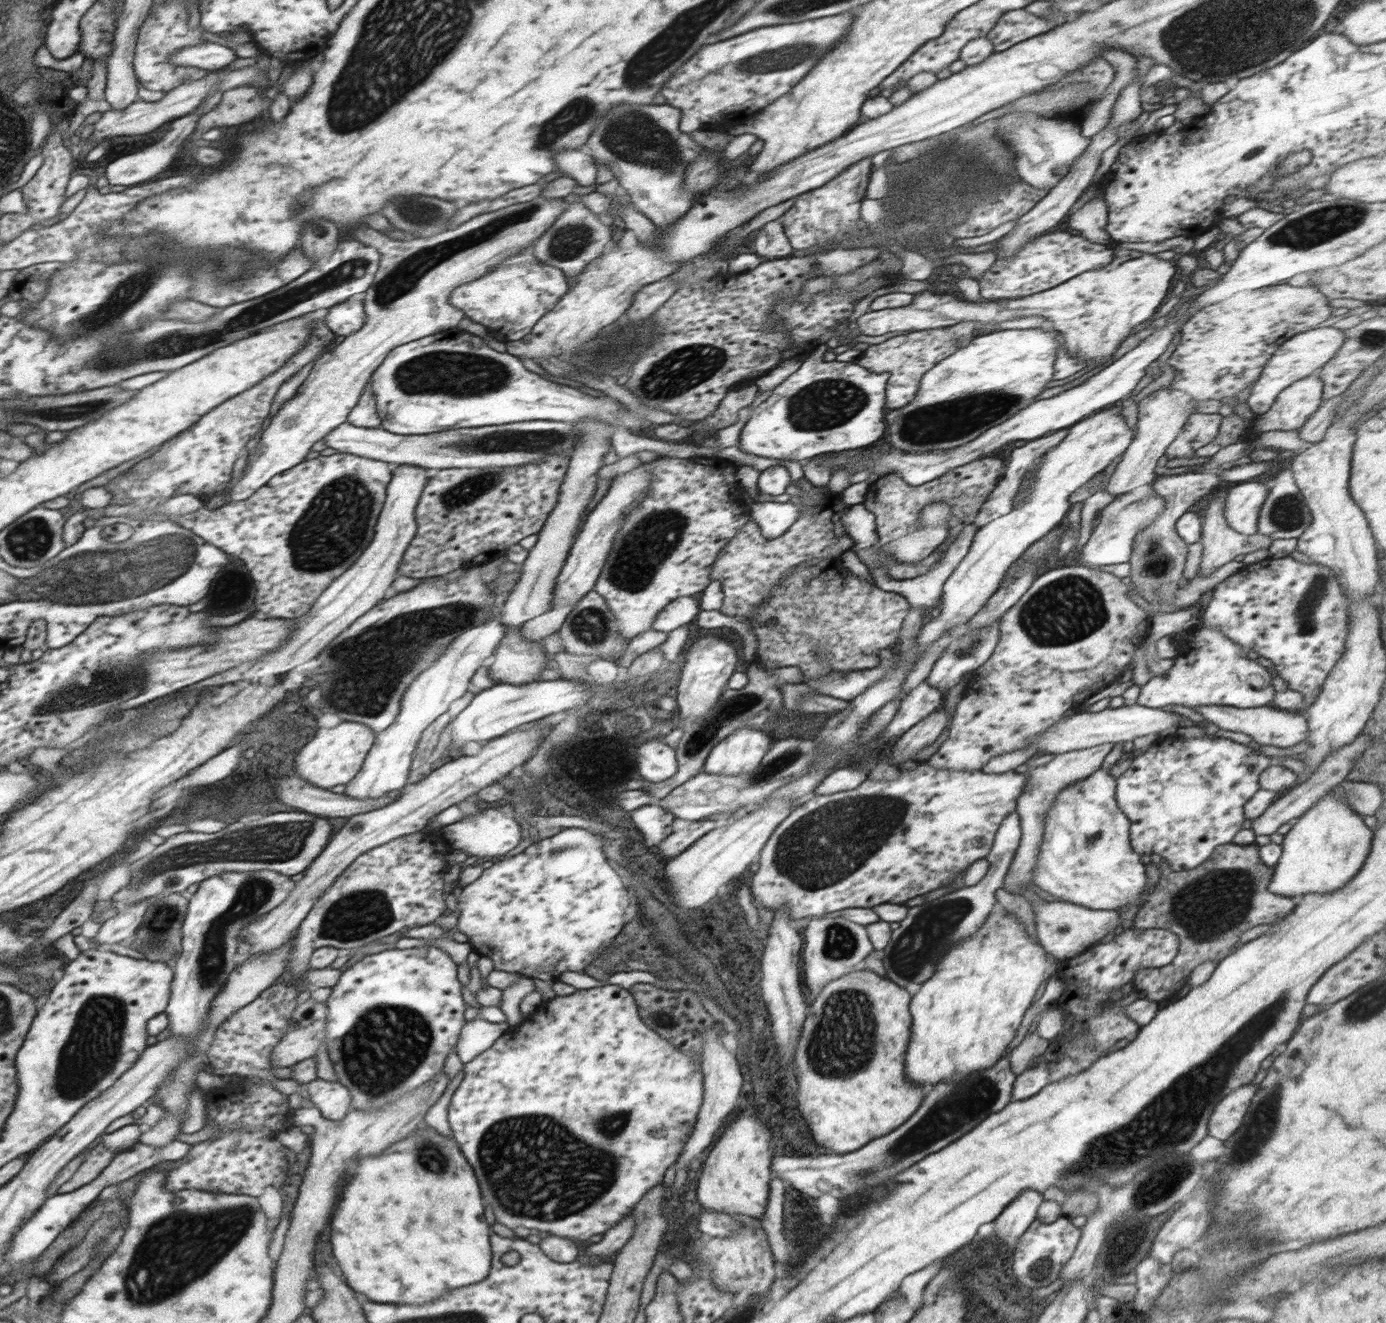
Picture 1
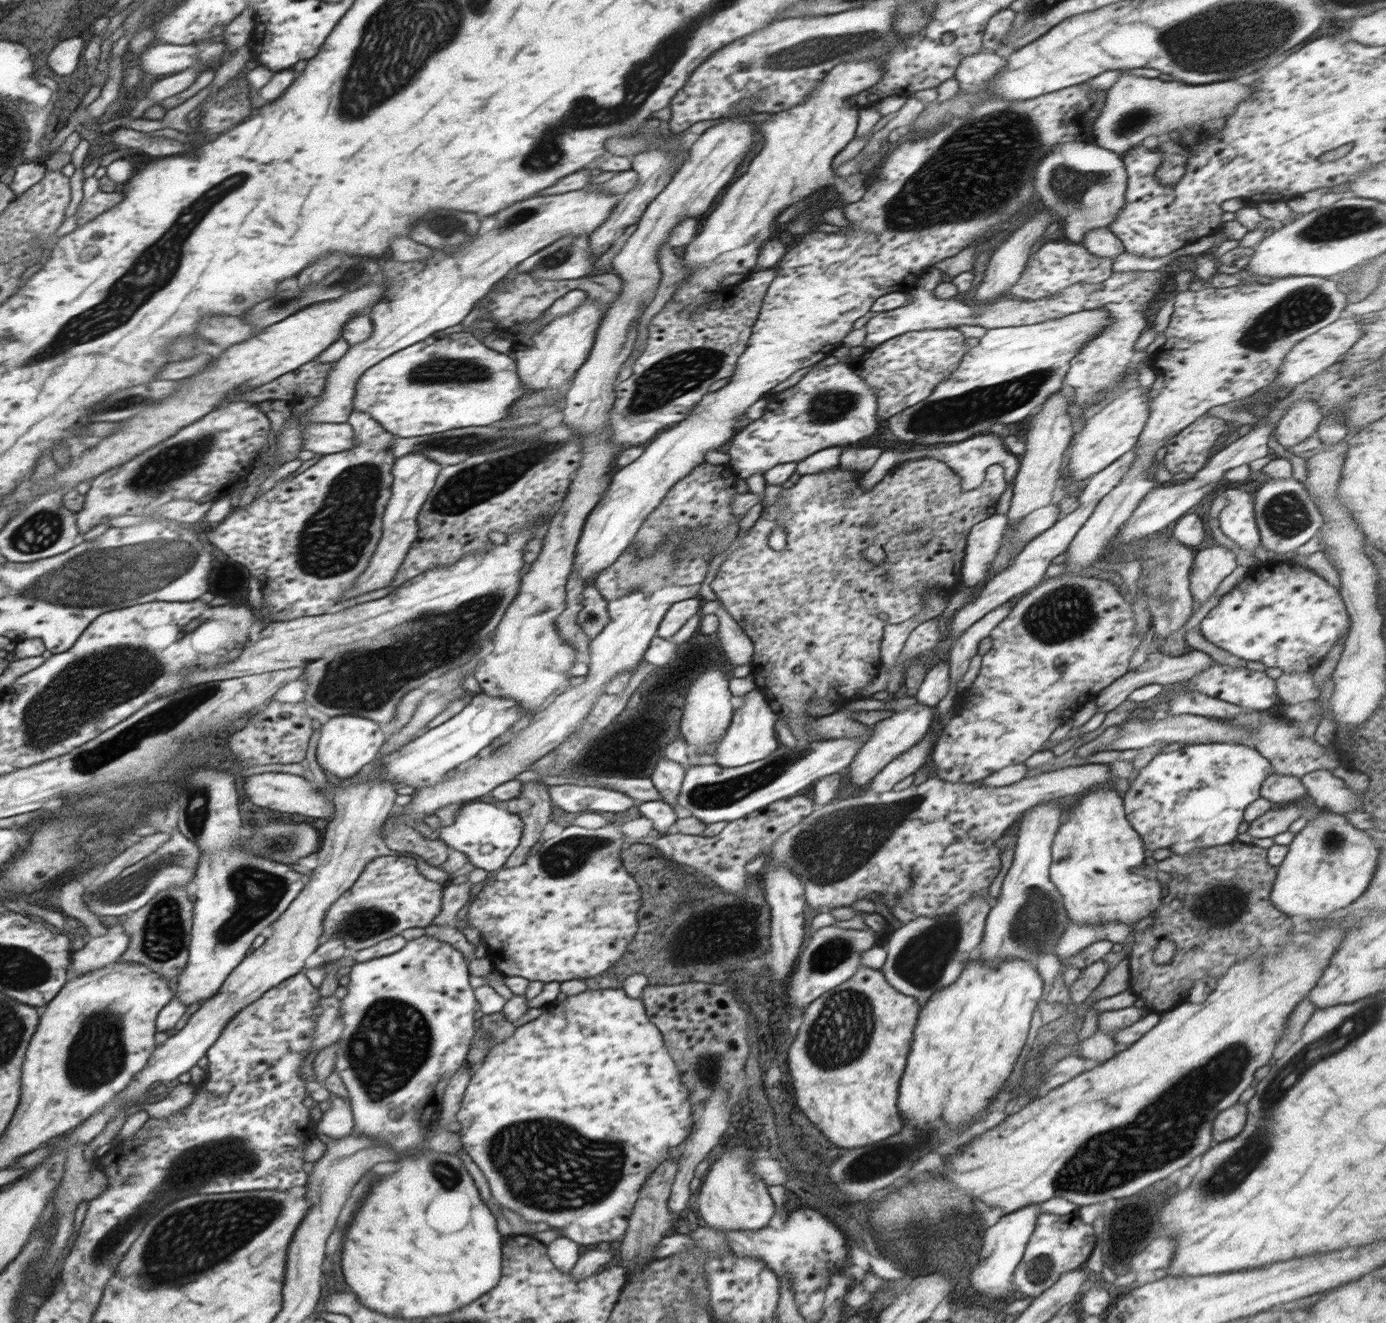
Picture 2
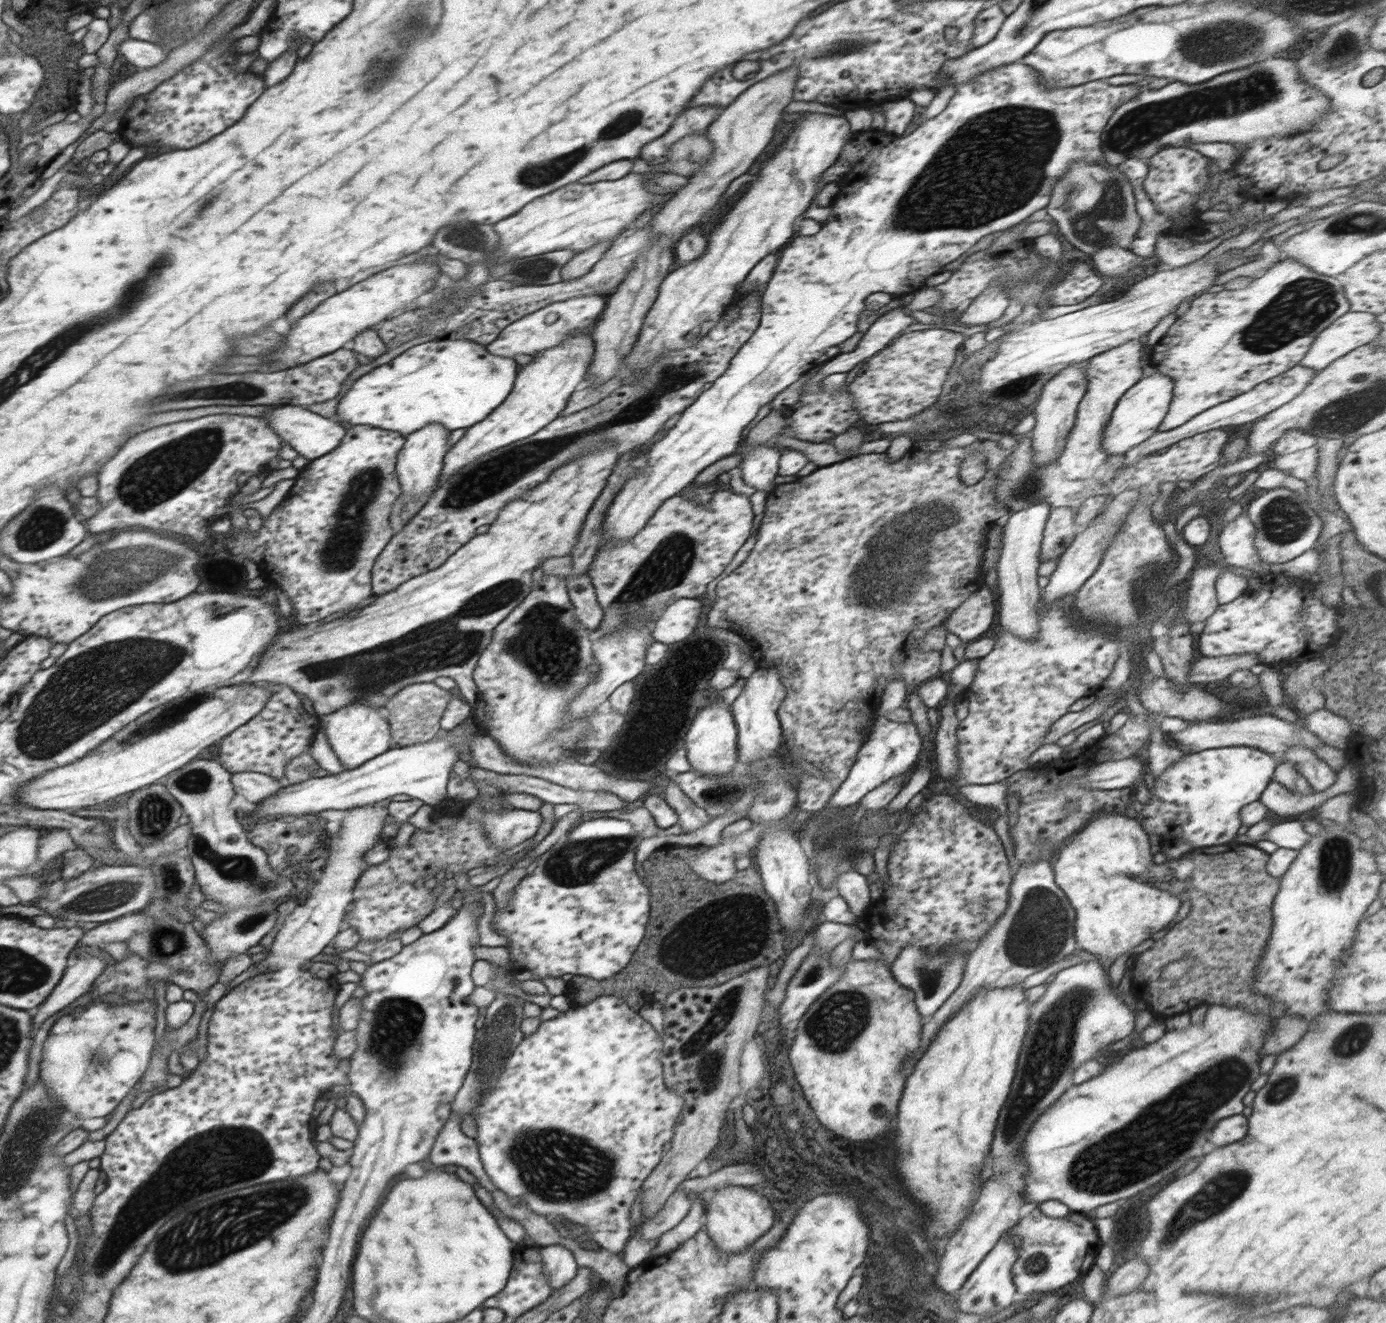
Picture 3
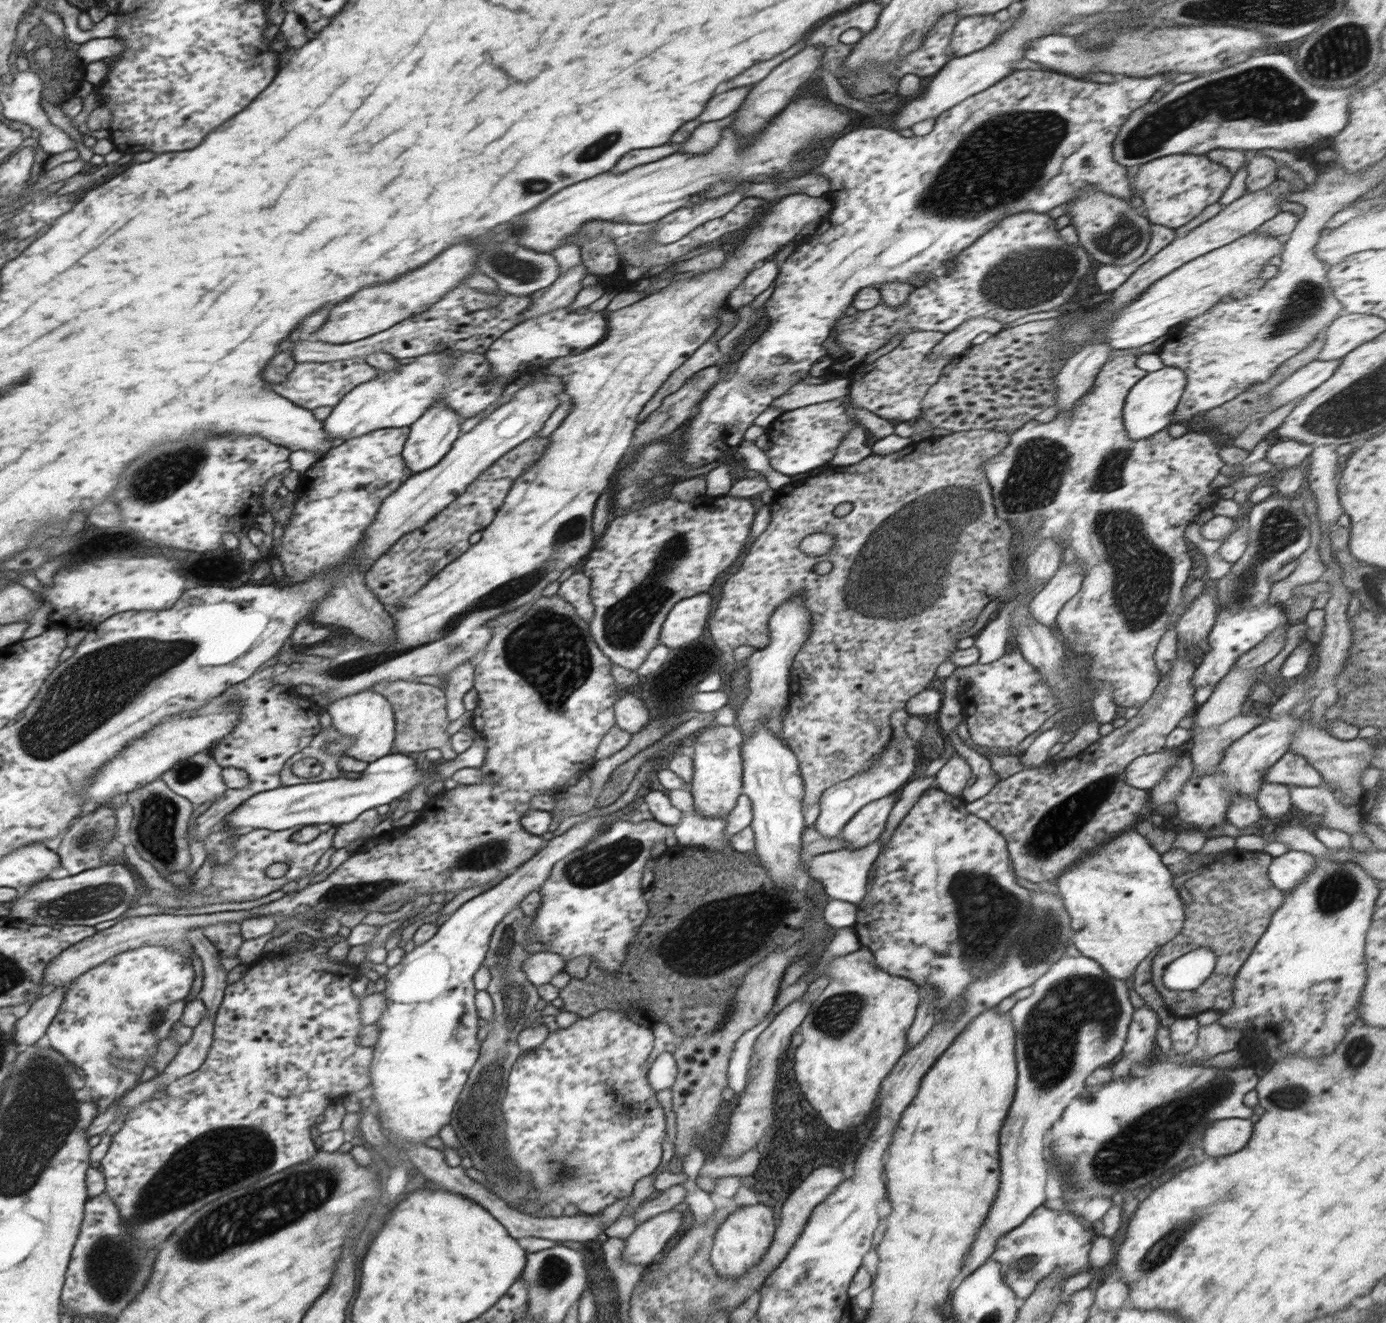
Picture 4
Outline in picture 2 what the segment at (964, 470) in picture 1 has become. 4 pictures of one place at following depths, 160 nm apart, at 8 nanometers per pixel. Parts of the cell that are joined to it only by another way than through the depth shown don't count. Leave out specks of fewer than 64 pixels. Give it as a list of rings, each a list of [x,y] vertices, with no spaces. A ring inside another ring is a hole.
[[[922,458],[922,460],[912,460],[912,462],[904,462],[902,466],[898,466],[898,468],[894,468],[888,476],[884,476],[882,478],[882,482],[878,482],[871,490],[866,490],[862,485],[860,485],[860,478],[862,476],[856,476],[851,470],[843,469],[843,468],[834,468],[832,472],[827,470],[826,472],[821,472],[818,474],[807,474],[801,475],[800,479],[796,484],[794,484],[790,488],[783,488],[779,493],[779,498],[773,505],[768,505],[766,508],[763,509],[762,515],[756,521],[754,526],[746,533],[744,536],[744,541],[742,546],[739,547],[736,551],[734,551],[730,556],[727,557],[725,561],[719,567],[719,571],[715,579],[710,583],[712,590],[715,592],[717,598],[721,600],[725,609],[731,614],[731,617],[740,623],[740,628],[743,628],[743,631],[749,636],[751,641],[754,643],[756,647],[756,652],[753,655],[752,660],[752,674],[754,674],[755,683],[757,684],[757,688],[762,690],[765,694],[767,701],[769,702],[771,709],[775,713],[781,714],[781,716],[789,716],[790,718],[797,718],[798,720],[807,720],[809,717],[817,717],[812,716],[807,711],[807,702],[811,702],[811,700],[816,700],[817,698],[824,698],[824,700],[828,700],[828,702],[832,702],[832,704],[841,707],[843,704],[848,704],[850,701],[854,701],[858,698],[859,694],[876,678],[876,675],[879,673],[879,669],[881,664],[881,640],[883,639],[884,631],[888,628],[895,627],[897,624],[900,624],[908,619],[912,619],[916,617],[923,611],[925,605],[925,594],[927,594],[927,590],[937,590],[937,592],[941,592],[941,594],[947,594],[948,596],[952,596],[963,584],[963,578],[961,577],[961,568],[963,564],[960,564],[960,558],[965,557],[965,546],[967,545],[966,540],[971,528],[974,525],[980,524],[983,520],[990,518],[994,513],[996,513],[996,502],[1002,496],[1004,490],[1006,490],[1006,478],[1004,478],[1004,467],[1000,464],[992,465],[987,469],[986,474],[986,481],[982,483],[978,488],[975,488],[971,491],[964,491],[961,487],[961,478],[944,462],[941,460],[936,460],[935,458]],[[779,526],[786,531],[787,535],[787,543],[786,546],[782,550],[774,550],[773,548],[769,547],[768,541],[770,537],[770,533],[774,531],[774,529],[778,528]],[[873,544],[878,544],[880,548],[884,548],[884,562],[883,563],[871,563],[869,560],[865,559],[863,555],[863,550],[867,548],[872,548]],[[800,666],[802,670],[798,673],[794,672],[794,667]]]

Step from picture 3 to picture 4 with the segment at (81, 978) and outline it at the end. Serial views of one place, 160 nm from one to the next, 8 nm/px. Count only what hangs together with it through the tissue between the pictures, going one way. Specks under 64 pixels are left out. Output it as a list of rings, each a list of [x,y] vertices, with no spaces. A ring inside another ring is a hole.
[[[67,986],[55,988],[46,996],[40,996],[29,1007],[29,1012],[15,1022],[14,1039],[16,1044],[33,1045],[46,1036],[50,1023],[58,1014],[65,997]]]

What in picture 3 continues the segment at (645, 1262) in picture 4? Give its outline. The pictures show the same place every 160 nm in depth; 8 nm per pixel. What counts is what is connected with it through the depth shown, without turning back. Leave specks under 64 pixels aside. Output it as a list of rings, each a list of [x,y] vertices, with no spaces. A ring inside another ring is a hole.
[[[683,1190],[672,1193],[660,1212],[650,1222],[643,1222],[640,1226],[640,1241],[657,1242],[662,1234],[672,1233],[672,1229],[688,1215],[692,1200],[688,1199],[687,1194],[688,1192],[683,1192]]]

